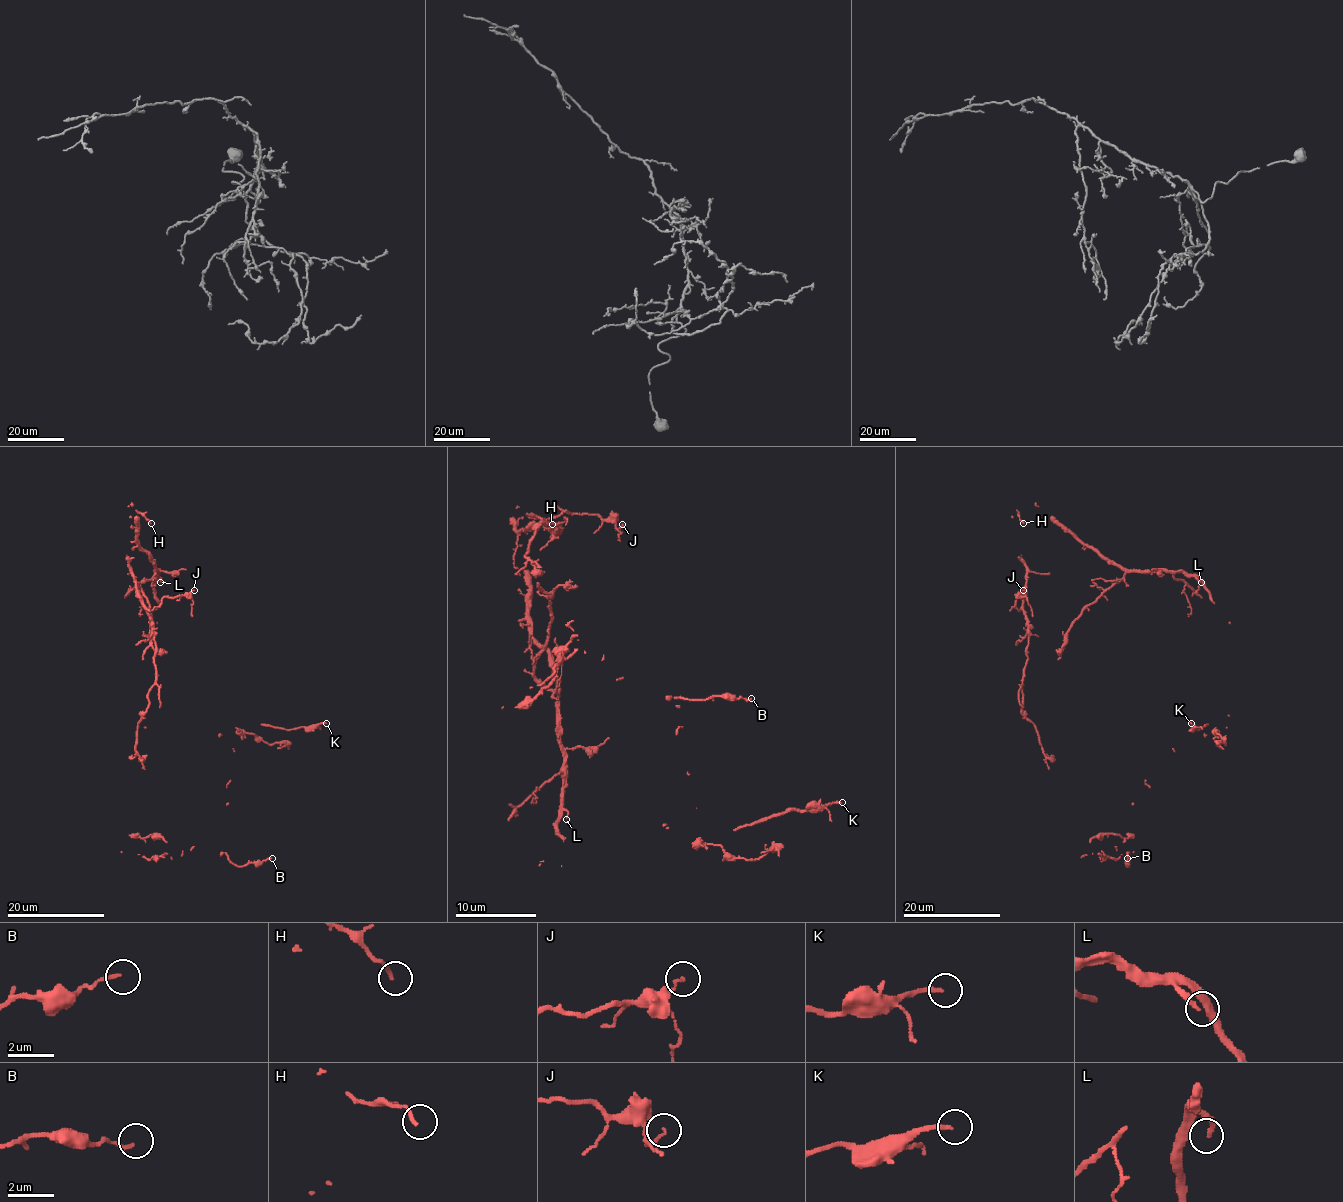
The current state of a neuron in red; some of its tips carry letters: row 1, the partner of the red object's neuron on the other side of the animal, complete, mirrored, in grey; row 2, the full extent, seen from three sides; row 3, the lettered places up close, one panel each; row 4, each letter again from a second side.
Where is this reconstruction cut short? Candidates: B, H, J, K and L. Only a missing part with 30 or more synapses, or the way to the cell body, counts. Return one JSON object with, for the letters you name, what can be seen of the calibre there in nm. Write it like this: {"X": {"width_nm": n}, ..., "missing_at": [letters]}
{"K": {"width_nm": 180}, "L": {"width_nm": 150}, "missing_at": ["K", "L"]}

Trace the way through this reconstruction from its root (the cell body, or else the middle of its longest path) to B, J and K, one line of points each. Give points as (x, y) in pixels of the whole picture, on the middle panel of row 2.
B: (552, 524), (544, 522), (535, 530), (525, 557), (541, 567), (620, 677), (670, 698), (751, 698)
J: (552, 524), (560, 524), (556, 534), (544, 522), (564, 512), (598, 514), (616, 528), (622, 524)
K: (552, 524), (535, 530), (525, 557), (679, 708), (701, 843), (719, 845), (741, 827), (842, 802)

